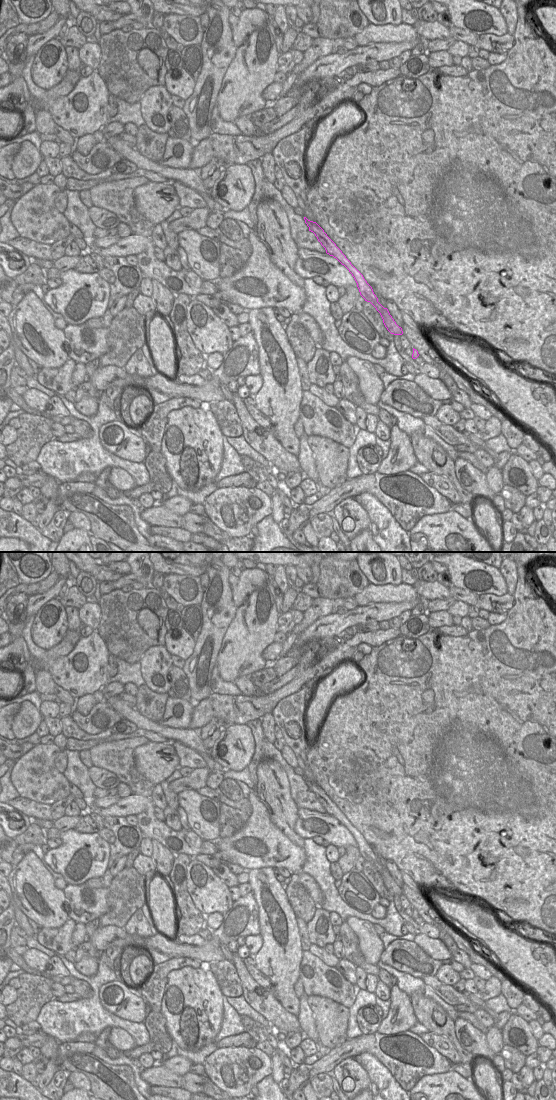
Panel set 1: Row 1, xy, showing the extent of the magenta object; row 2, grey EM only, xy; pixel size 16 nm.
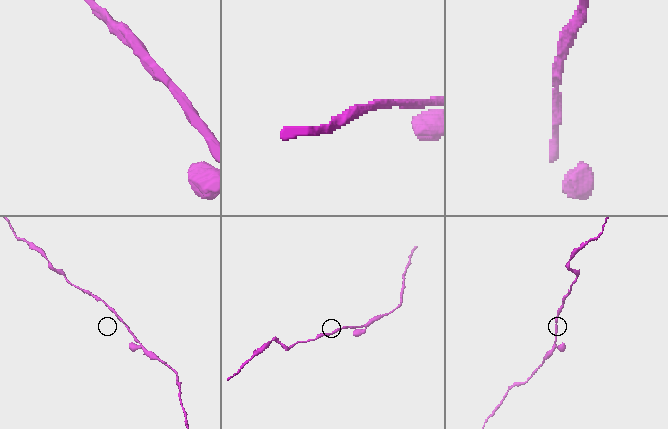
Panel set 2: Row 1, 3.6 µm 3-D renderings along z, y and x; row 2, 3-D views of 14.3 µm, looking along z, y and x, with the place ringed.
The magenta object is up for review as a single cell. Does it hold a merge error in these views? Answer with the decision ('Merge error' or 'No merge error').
No merge error

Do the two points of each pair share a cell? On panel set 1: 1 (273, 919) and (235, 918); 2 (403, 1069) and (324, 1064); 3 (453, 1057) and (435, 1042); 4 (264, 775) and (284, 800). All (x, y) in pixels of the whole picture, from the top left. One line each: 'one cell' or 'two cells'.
1: two cells
2: one cell
3: one cell
4: one cell

